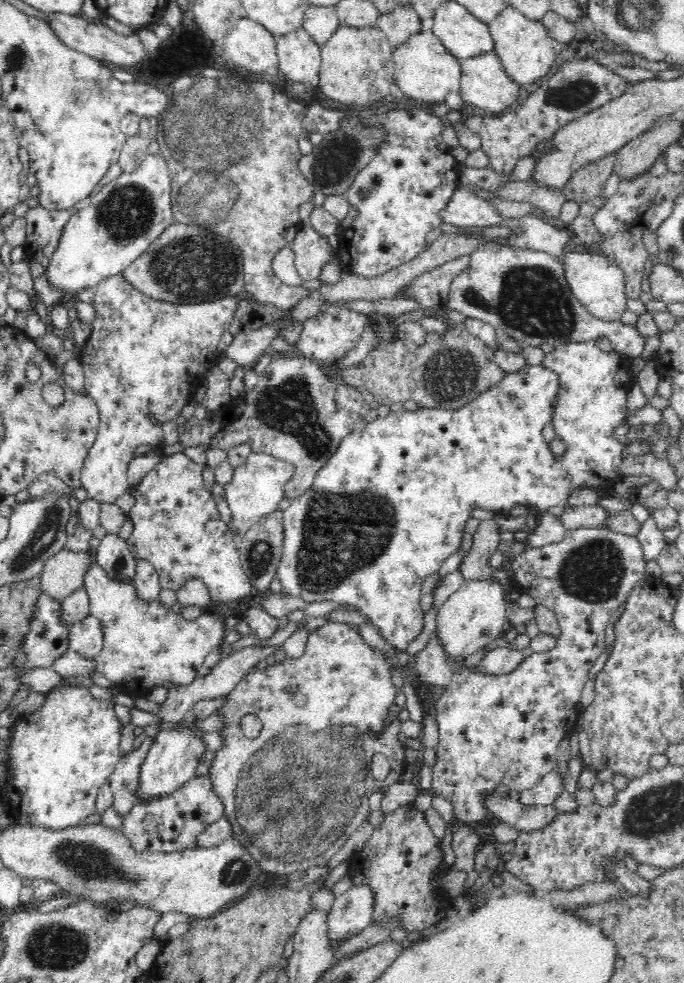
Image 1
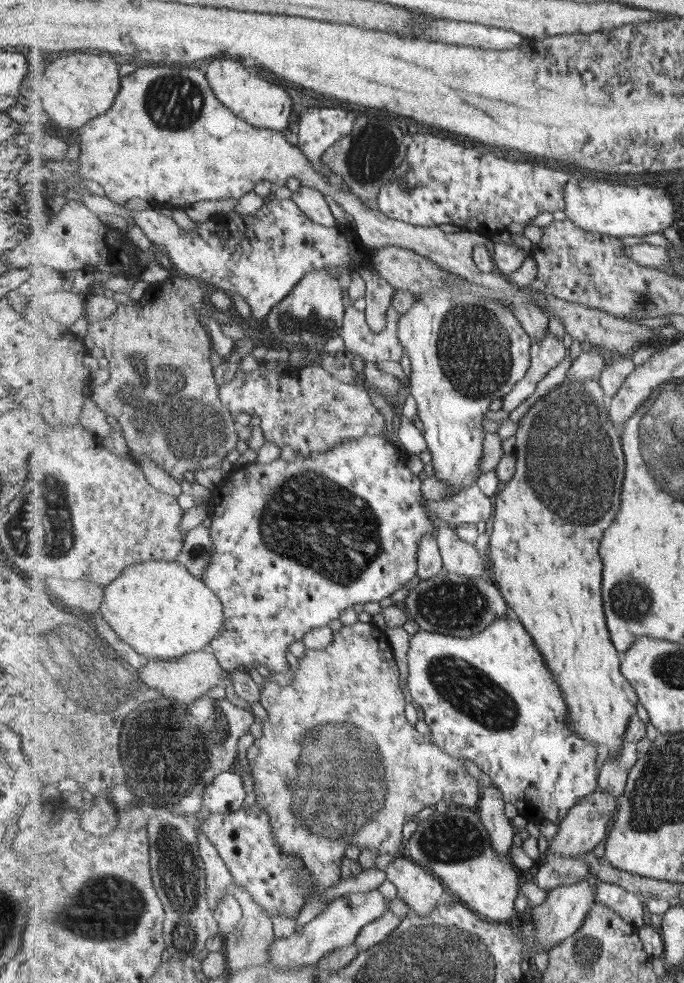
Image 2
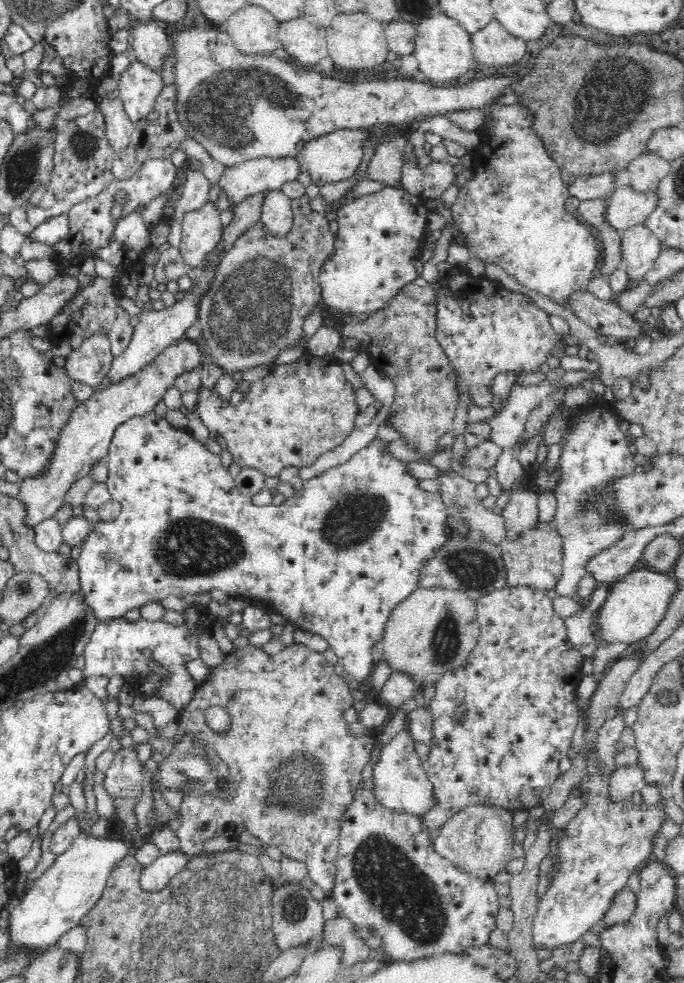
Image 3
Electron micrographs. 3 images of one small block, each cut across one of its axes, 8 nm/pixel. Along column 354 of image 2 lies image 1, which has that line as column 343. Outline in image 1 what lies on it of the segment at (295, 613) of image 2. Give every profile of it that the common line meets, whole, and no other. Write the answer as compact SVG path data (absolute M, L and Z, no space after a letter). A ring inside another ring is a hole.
M595 341L588 342L565 342L565 343L556 343L554 345L554 350L552 352L548 352L544 354L544 362L542 362L542 366L530 366L526 365L524 368L517 371L510 371L505 373L505 375L494 385L491 386L488 390L482 391L472 402L457 408L456 410L448 410L448 409L427 409L424 407L418 406L418 408L414 411L408 411L404 408L400 409L397 412L389 412L388 415L378 417L372 422L369 422L365 428L361 431L352 431L350 434L347 434L346 437L343 438L342 442L338 446L338 450L332 454L332 456L328 459L328 462L316 473L314 477L312 486L304 493L301 494L298 498L294 499L293 502L290 502L290 506L286 508L286 510L282 511L283 515L283 526L284 526L284 550L282 550L282 554L280 554L280 562L279 566L276 566L276 578L280 579L280 583L282 584L283 592L288 593L293 596L298 596L302 598L305 602L315 603L315 602L336 602L336 604L340 604L340 606L348 606L348 608L354 608L358 615L360 615L363 619L368 620L370 625L374 626L378 632L380 632L380 638L388 644L388 646L392 646L394 650L398 650L398 652L406 652L408 645L412 640L416 639L423 630L424 626L424 612L421 610L421 598L422 598L422 582L425 580L426 576L438 573L440 570L442 563L446 558L456 553L460 548L461 538L464 532L465 522L472 517L472 508L474 506L478 506L484 510L489 510L497 513L511 512L514 510L526 508L528 506L538 507L540 512L546 512L550 507L553 506L568 506L568 500L570 500L570 496L576 492L576 490L581 490L582 488L592 488L592 490L596 490L598 492L609 493L609 491L614 488L614 484L616 482L620 482L622 478L624 478L624 473L622 473L622 462L624 460L624 443L620 442L616 436L614 436L614 429L619 426L620 422L627 416L626 415L626 398L628 398L627 392L630 390L632 384L636 384L632 378L629 377L629 368L627 367L627 360L620 357L619 354L615 352L607 352L602 351L595 343ZM552 420L553 426L555 428L555 432L557 436L559 436L564 442L564 446L566 446L566 450L564 450L564 454L558 458L558 456L553 456L554 450L550 448L550 443L546 442L546 438L542 435L542 430L544 430L544 426L548 424Z

